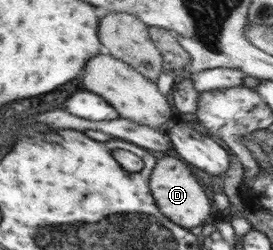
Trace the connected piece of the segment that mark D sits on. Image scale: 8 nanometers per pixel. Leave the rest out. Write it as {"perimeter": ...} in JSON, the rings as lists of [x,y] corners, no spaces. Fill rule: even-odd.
{"perimeter":[[[163,156],[156,160],[156,166],[150,174],[150,194],[158,206],[158,210],[174,224],[182,228],[194,228],[208,220],[210,216],[210,199],[204,194],[202,186],[196,182],[196,178],[190,174],[188,165],[179,159]]]}

